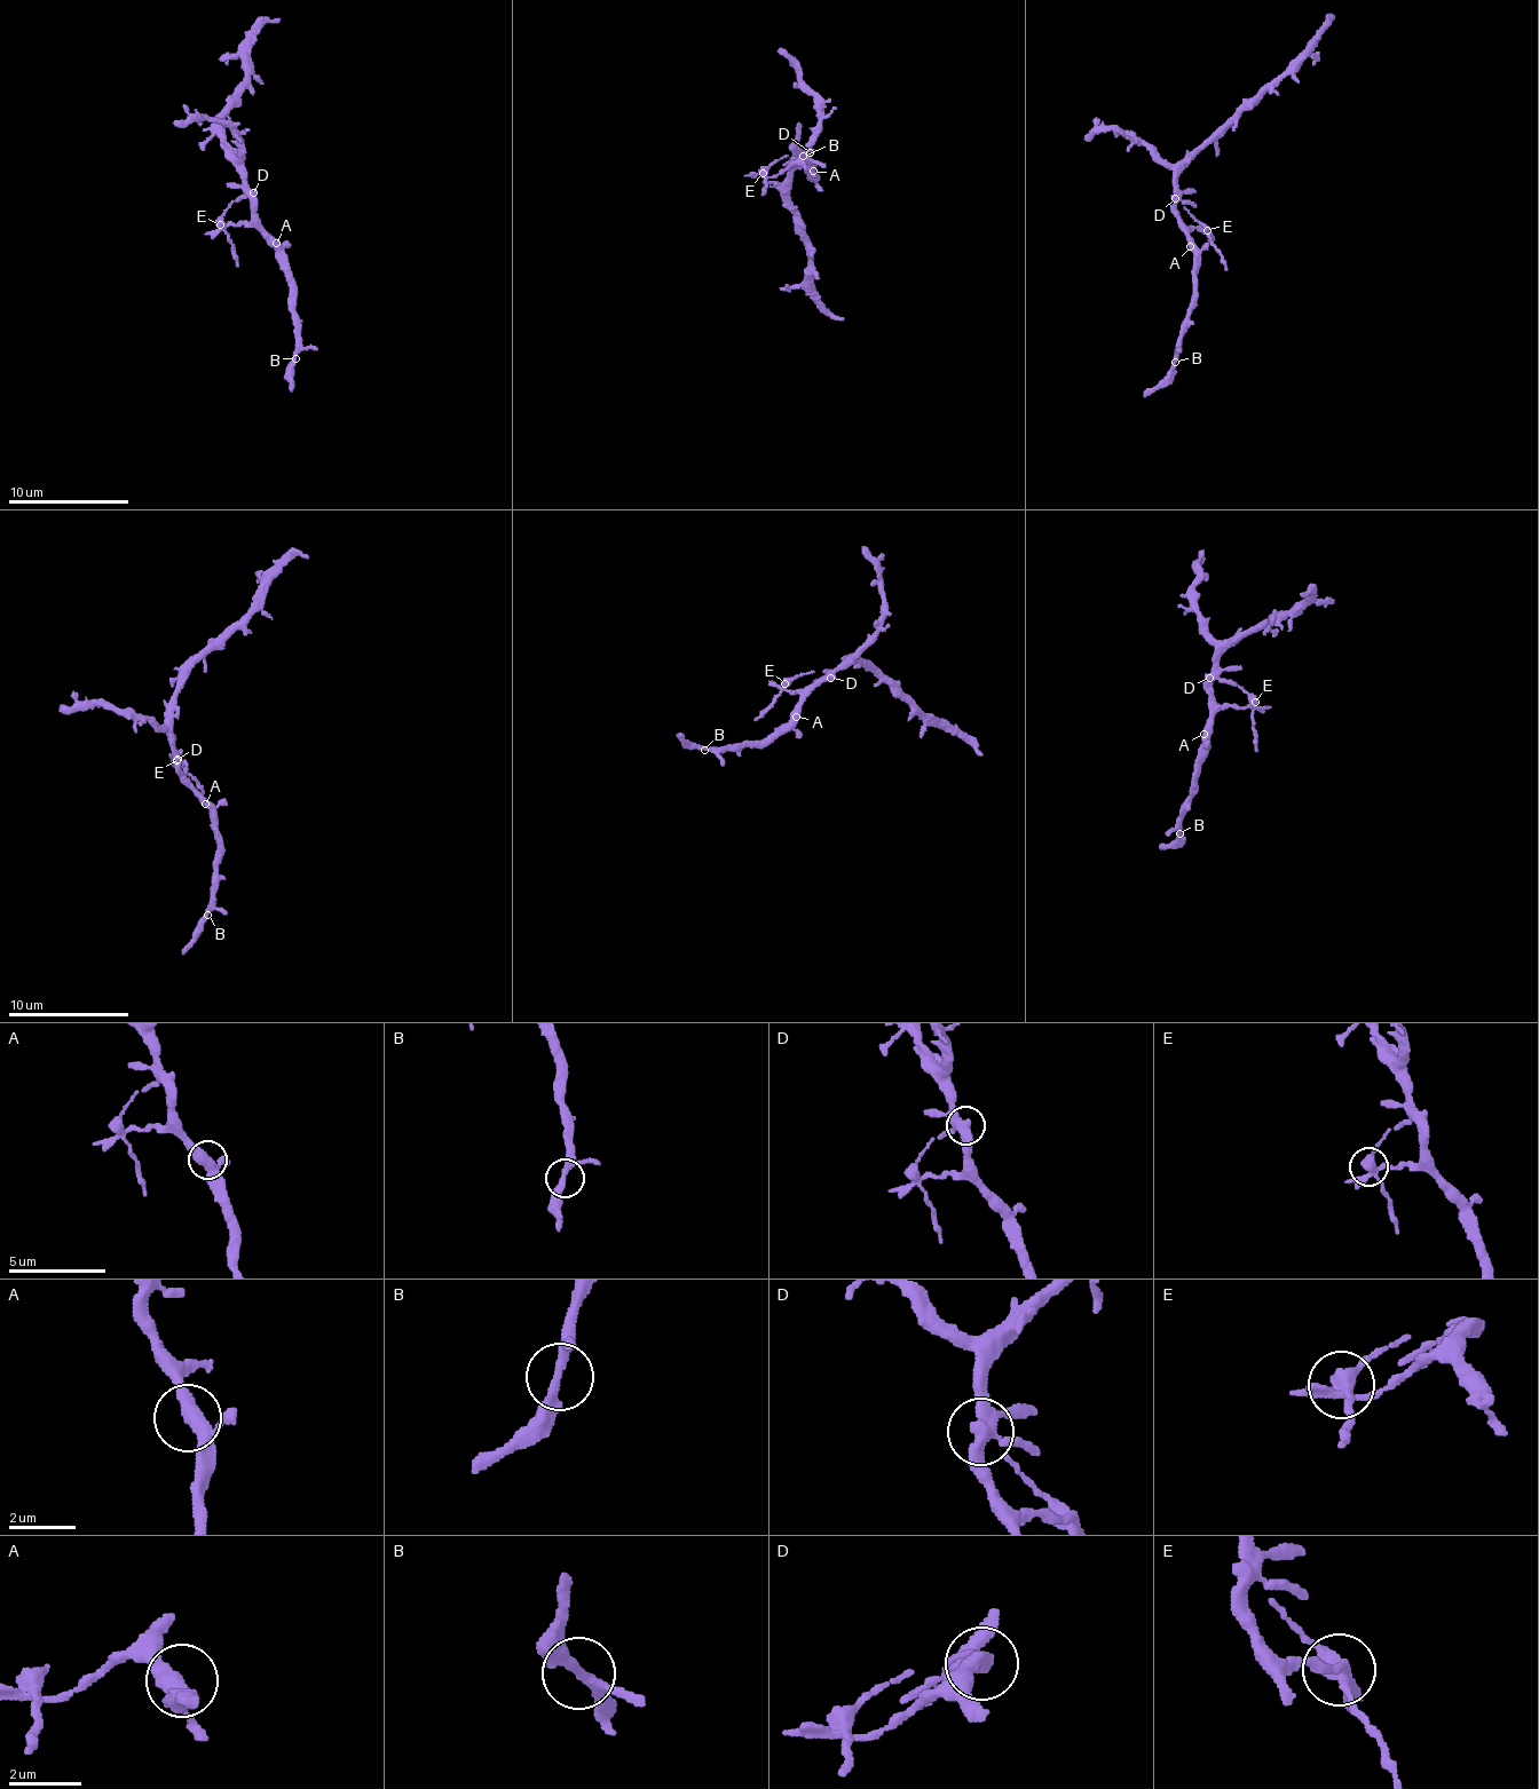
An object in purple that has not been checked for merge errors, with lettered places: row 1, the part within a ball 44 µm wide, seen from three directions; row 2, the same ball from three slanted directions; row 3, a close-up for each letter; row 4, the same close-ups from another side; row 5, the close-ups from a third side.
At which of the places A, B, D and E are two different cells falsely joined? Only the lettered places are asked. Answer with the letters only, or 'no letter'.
no letter

